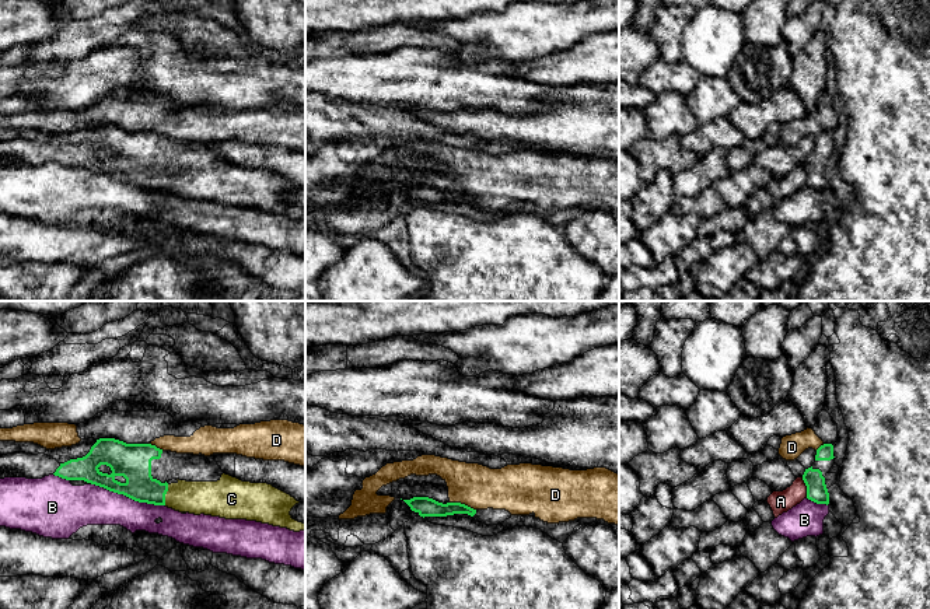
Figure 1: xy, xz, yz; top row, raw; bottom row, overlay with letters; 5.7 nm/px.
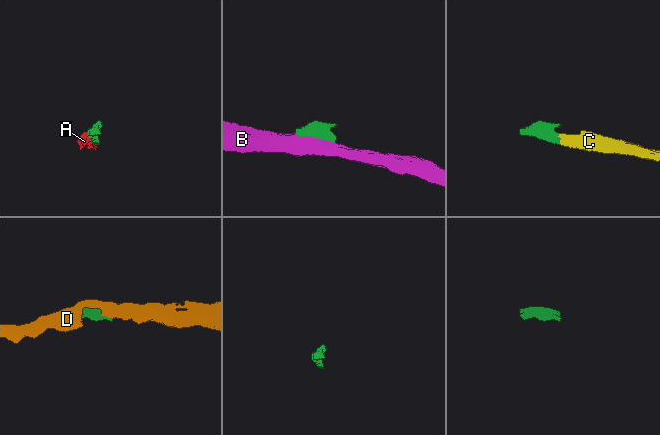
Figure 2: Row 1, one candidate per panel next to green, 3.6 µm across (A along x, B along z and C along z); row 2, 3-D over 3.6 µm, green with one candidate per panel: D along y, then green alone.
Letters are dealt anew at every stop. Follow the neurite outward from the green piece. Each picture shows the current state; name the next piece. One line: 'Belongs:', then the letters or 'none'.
Belongs: C

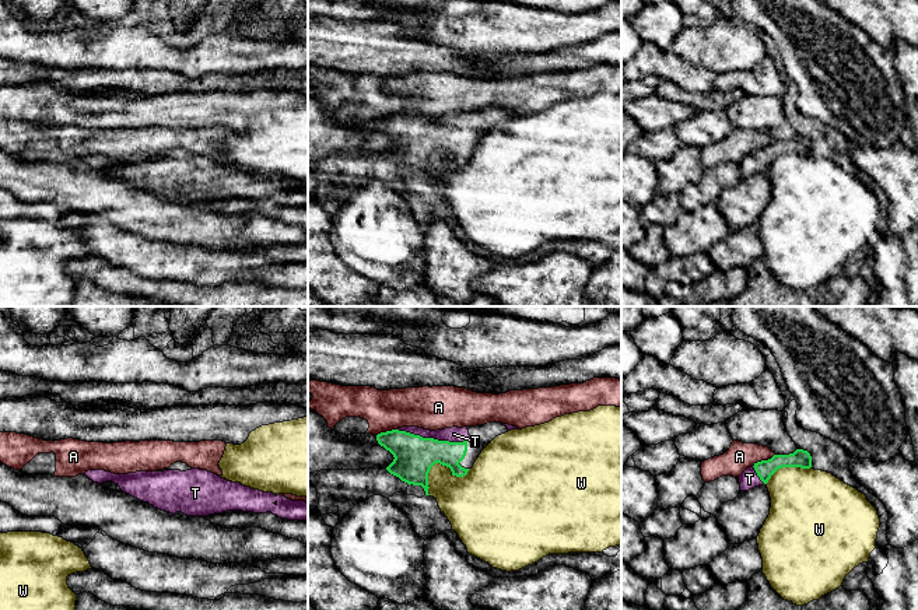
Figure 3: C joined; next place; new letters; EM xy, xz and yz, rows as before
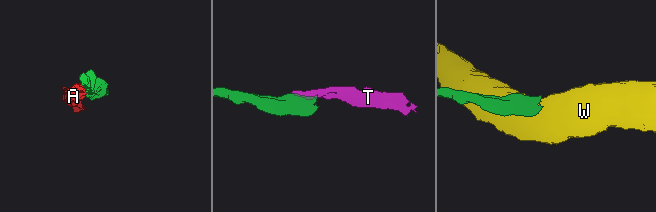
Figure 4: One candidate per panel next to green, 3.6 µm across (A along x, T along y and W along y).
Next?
Belongs: T

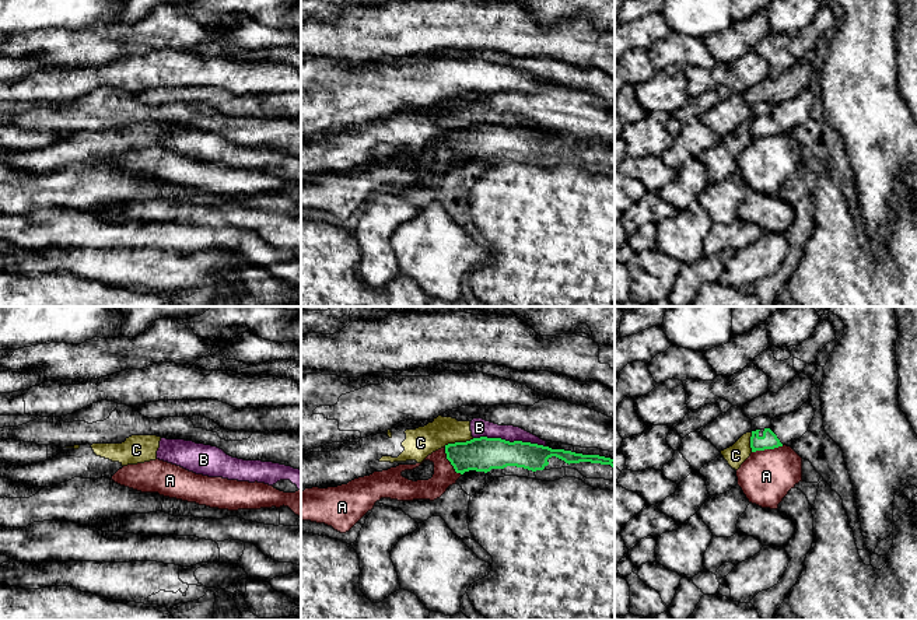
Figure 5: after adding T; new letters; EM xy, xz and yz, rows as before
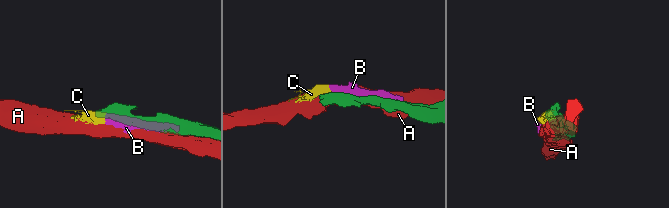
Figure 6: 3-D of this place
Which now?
Belongs: none

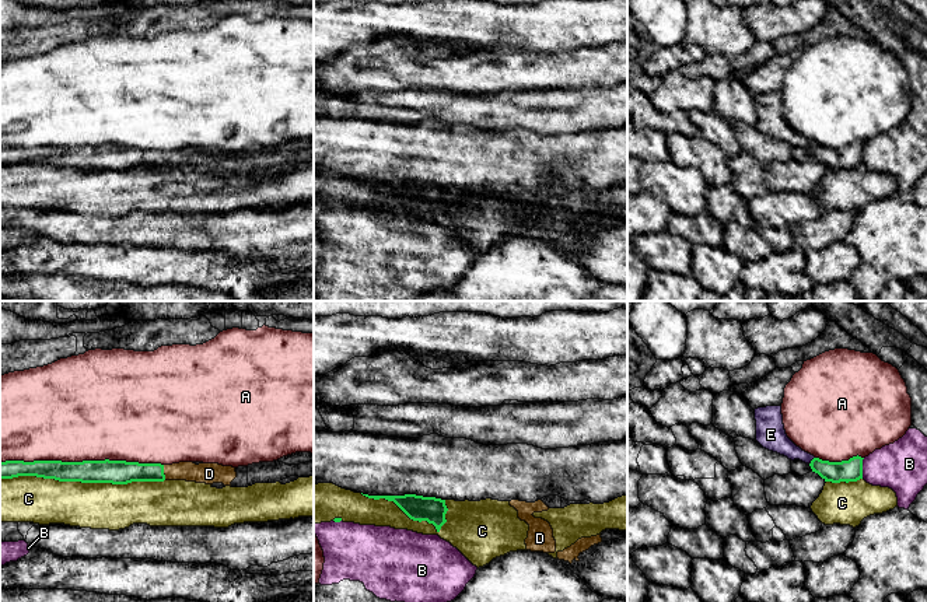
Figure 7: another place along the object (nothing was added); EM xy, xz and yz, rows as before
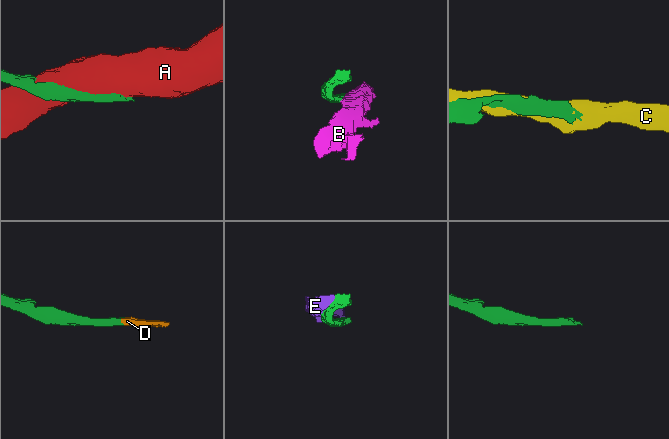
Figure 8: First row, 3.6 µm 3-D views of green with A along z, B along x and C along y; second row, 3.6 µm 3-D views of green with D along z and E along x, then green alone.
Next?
Belongs: D

